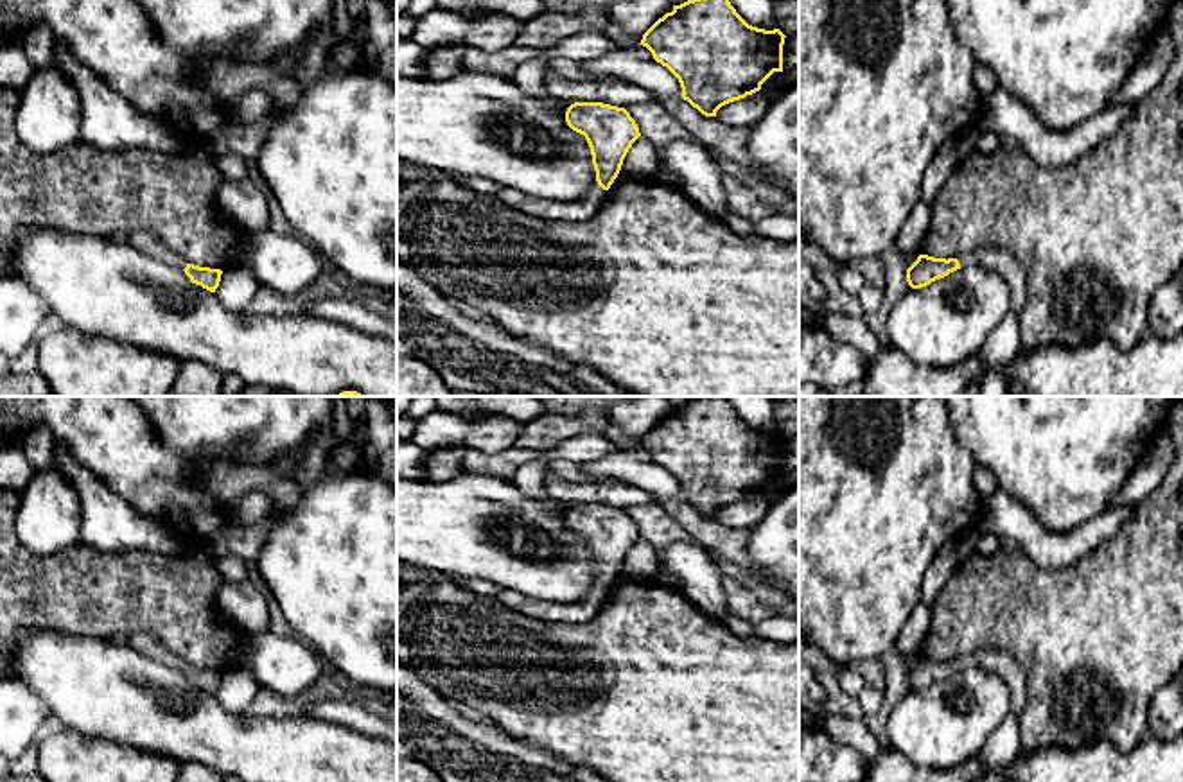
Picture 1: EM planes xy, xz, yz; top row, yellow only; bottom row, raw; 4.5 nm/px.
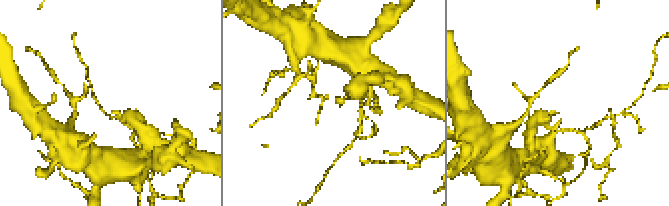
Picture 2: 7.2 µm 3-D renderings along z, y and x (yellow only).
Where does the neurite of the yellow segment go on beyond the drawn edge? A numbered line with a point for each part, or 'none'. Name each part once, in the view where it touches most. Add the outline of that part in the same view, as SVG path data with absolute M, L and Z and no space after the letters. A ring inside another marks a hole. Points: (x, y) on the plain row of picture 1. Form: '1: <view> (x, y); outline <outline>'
1: xz (584, 610); outline M594 581L587 595L574 604L551 604L548 601L533 601L522 597L519 592L504 588L497 594L495 599L506 608L528 617L535 617L539 621L585 624L601 610L607 599L607 592L603 592Z

